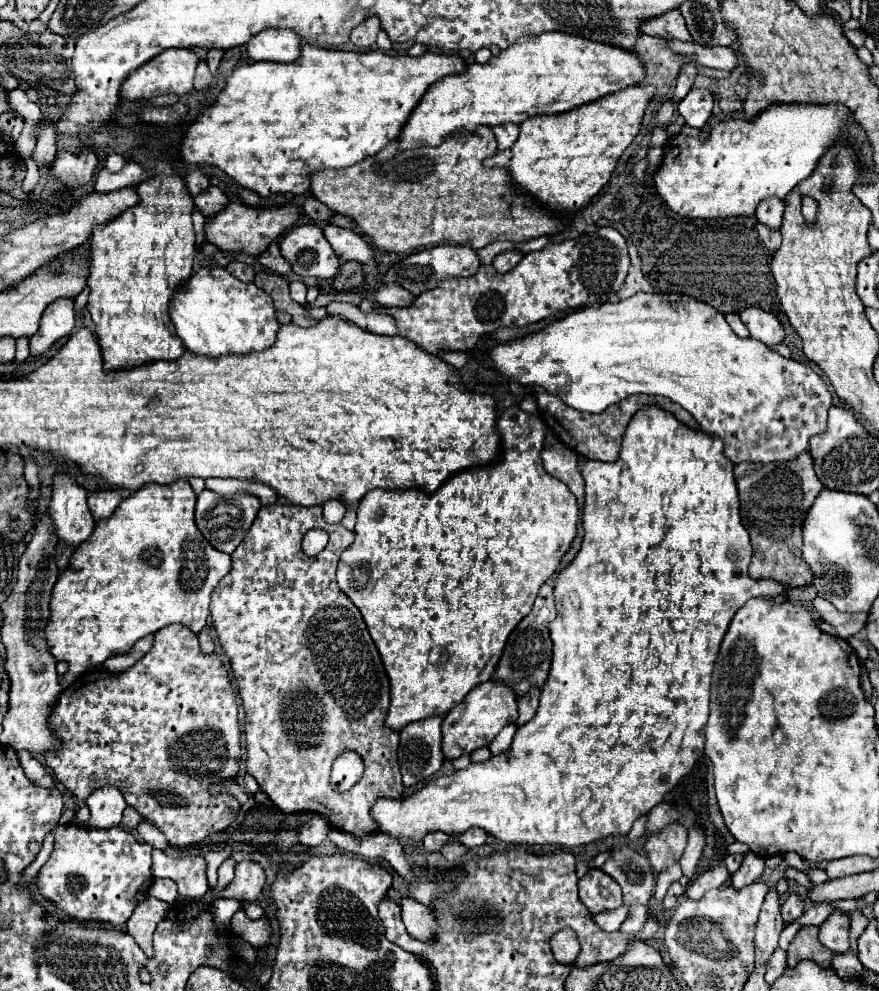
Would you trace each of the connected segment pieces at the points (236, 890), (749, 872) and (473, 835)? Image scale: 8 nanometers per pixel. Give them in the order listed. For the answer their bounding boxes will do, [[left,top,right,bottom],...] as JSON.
[[222,861,266,903],[730,853,764,891],[452,827,488,847]]

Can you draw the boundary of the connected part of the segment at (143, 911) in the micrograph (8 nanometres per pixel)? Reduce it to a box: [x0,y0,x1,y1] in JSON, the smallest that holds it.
[126,897,170,955]

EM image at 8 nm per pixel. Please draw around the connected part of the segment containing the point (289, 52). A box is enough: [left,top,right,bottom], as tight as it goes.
[248,29,302,61]

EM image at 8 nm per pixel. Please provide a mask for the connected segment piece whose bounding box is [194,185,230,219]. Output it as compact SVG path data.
M208 187L208 191L200 193L194 197L194 205L196 209L208 219L208 217L214 217L216 213L220 213L226 205L228 205L228 197L218 189L218 187Z

